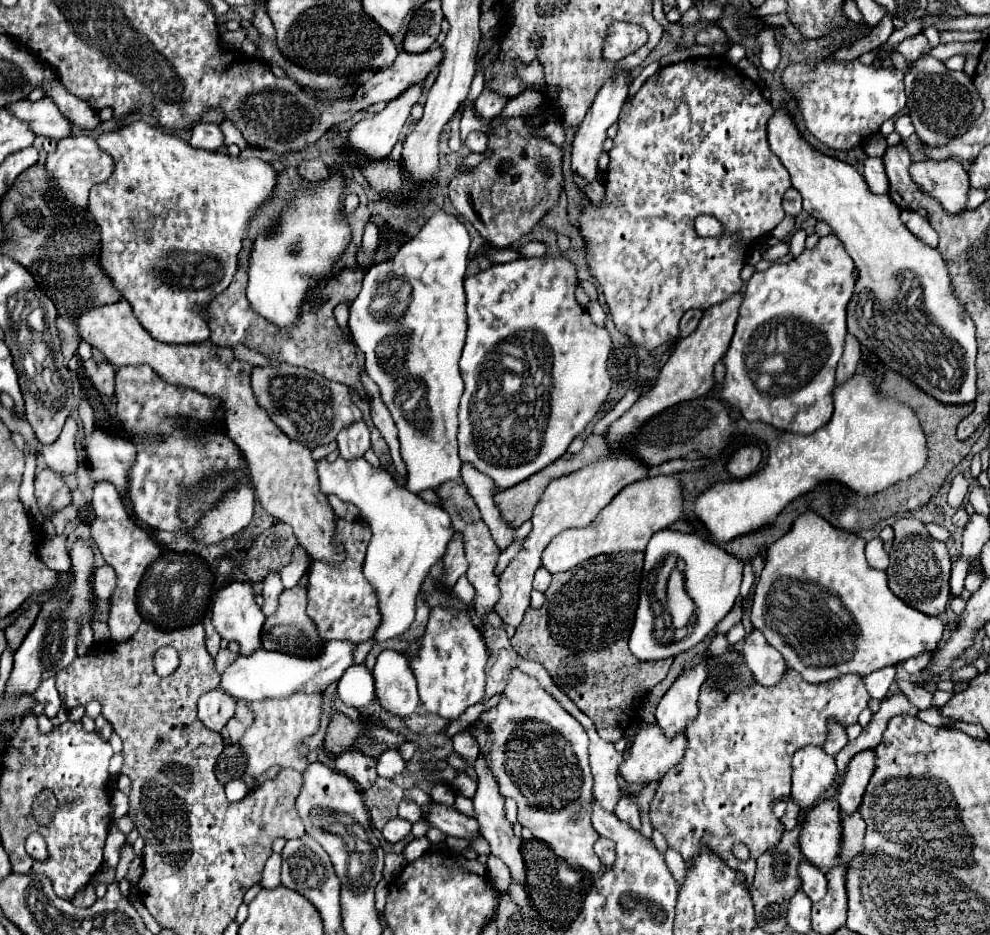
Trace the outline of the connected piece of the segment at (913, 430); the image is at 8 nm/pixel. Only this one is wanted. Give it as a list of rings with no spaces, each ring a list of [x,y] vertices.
[[[861,375],[849,379],[845,387],[835,387],[833,399],[835,399],[835,413],[823,429],[815,431],[809,437],[795,433],[785,433],[783,437],[777,437],[777,441],[773,441],[773,445],[769,447],[769,461],[759,473],[741,481],[717,483],[699,495],[695,503],[695,515],[705,523],[705,527],[717,541],[731,541],[737,535],[751,533],[771,523],[789,501],[817,487],[821,481],[839,481],[849,489],[857,491],[859,495],[873,495],[877,491],[891,487],[901,479],[907,479],[909,475],[915,475],[925,465],[927,441],[921,431],[917,415],[909,407],[897,401],[881,399],[877,391],[871,387],[871,383]]]

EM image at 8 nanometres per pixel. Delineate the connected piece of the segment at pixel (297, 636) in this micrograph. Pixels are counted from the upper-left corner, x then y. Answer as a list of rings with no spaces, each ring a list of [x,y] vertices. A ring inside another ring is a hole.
[[[299,587],[285,589],[279,595],[277,611],[265,617],[265,623],[261,629],[261,647],[267,651],[285,651],[291,655],[311,655],[313,651],[317,651],[317,643],[321,641],[321,637],[317,635],[313,621],[305,615],[305,605],[307,605],[305,589],[299,589]]]

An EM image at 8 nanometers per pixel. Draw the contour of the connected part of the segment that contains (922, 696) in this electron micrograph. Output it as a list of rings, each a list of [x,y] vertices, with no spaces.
[[[901,679],[901,681],[897,681],[897,685],[899,685],[901,691],[907,693],[907,697],[911,699],[911,703],[915,703],[917,707],[921,707],[921,709],[933,707],[931,693],[927,693],[927,691],[921,689],[921,687],[917,687],[913,681],[905,681],[905,679]]]

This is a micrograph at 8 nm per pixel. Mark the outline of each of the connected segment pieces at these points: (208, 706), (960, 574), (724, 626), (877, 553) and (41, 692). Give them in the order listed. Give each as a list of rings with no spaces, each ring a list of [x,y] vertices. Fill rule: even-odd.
[[[221,687],[205,693],[199,699],[199,719],[211,731],[221,731],[223,725],[235,715],[237,699],[229,697]]]
[[[953,563],[951,567],[951,579],[949,579],[949,585],[951,585],[951,597],[959,597],[961,591],[963,591],[963,581],[965,581],[965,563]]]
[[[737,605],[737,607],[733,607],[731,609],[731,613],[717,625],[717,633],[727,633],[735,623],[741,623],[741,615],[743,615],[743,611],[741,611],[741,605]]]
[[[875,537],[867,543],[865,557],[873,569],[887,569],[887,565],[889,565],[889,555],[883,551],[883,541],[879,537]]]
[[[53,677],[45,679],[45,681],[37,687],[37,691],[35,691],[33,695],[35,695],[35,699],[37,699],[39,703],[45,705],[45,715],[47,715],[47,717],[55,717],[55,715],[57,715],[59,697],[57,697],[57,689],[55,689],[55,679],[53,679]]]

